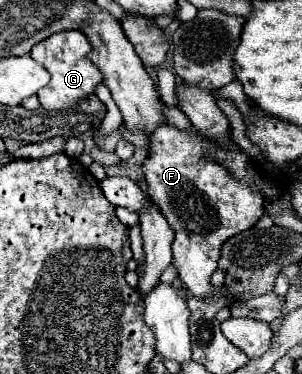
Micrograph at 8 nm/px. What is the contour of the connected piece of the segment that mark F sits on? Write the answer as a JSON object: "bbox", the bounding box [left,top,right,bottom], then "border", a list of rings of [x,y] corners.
{"bbox":[143,124,265,308],"border":[[[159,124],[155,132],[149,134],[149,156],[143,162],[143,174],[147,182],[147,192],[153,204],[161,210],[169,226],[175,230],[173,242],[173,266],[183,282],[183,286],[197,298],[215,298],[223,300],[231,308],[237,300],[231,296],[229,288],[223,284],[215,290],[211,276],[218,268],[221,244],[251,228],[265,212],[265,196],[249,182],[229,176],[229,170],[211,158],[211,148],[225,152],[243,152],[237,142],[217,142],[209,136],[203,136],[197,128],[179,130],[173,124]]]}

